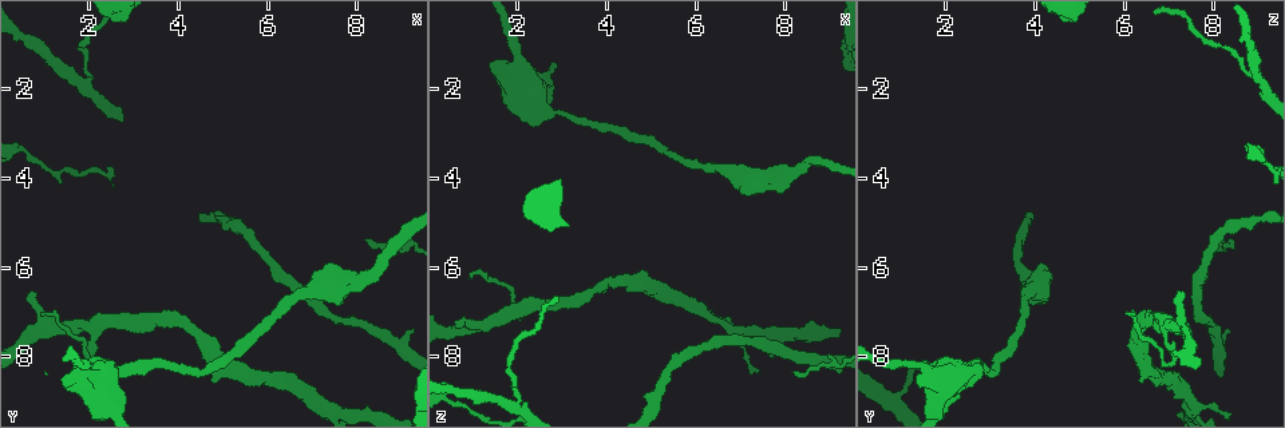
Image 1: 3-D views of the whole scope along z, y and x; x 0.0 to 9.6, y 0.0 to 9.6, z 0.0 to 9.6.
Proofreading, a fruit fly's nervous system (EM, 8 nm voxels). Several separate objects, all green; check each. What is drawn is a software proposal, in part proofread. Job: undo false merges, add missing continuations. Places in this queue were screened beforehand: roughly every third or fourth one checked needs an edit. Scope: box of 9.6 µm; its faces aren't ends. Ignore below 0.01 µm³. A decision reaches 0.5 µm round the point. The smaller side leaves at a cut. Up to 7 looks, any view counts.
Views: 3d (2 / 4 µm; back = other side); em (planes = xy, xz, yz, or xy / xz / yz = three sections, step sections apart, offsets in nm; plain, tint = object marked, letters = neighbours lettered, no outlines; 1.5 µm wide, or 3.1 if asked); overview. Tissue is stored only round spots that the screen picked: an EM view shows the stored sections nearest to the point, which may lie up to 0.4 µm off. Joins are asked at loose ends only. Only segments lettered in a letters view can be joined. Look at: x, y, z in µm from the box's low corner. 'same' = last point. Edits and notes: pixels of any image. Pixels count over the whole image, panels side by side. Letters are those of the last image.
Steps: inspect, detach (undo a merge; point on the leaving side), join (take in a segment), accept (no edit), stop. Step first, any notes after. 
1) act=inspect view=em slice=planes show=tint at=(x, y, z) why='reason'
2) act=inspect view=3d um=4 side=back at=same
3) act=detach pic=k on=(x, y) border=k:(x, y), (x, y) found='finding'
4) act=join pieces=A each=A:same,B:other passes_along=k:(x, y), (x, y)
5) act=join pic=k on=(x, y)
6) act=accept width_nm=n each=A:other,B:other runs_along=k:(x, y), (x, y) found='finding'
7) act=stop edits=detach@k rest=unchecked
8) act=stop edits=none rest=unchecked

act=inspect view=3d um=2 side=back at=(2.00, 1.90, 9.15) why='three arms meet'

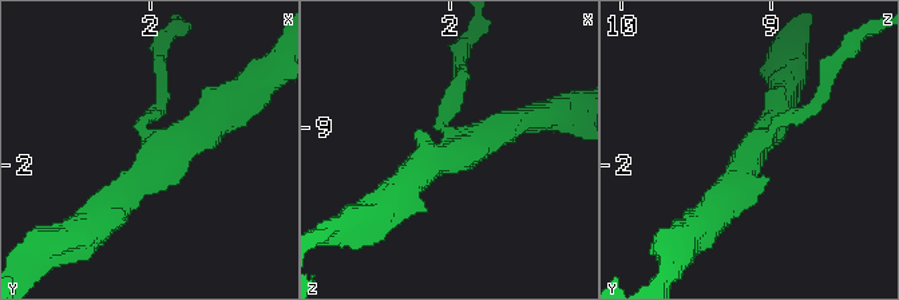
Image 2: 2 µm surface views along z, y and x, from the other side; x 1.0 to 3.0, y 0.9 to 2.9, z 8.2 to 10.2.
act=inspect view=em slice=yz step=8 show=tint at=(1.94, 1.88, 9.14) arms=3 why='need the tissue'

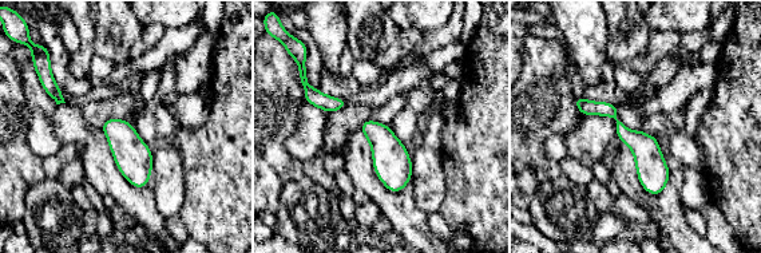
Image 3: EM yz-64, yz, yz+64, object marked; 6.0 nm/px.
act=inspect view=em slice=planes show=letters at=same why='another direction'

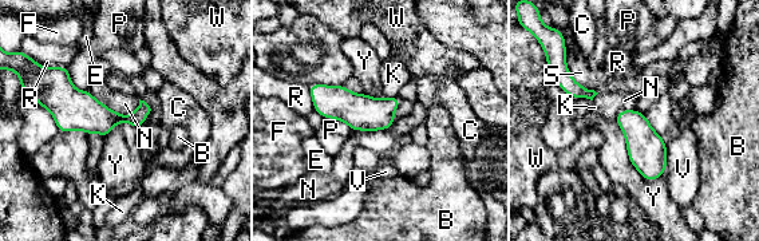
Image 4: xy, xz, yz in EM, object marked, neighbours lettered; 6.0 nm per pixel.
act=accept width_nm=70 each=B:other,C:other,E:other,F:other,K:other,N:other,P:other,R:other,S:other,V:other,W:other,Y:other border=4:(615, 119), (631, 164), (659, 178) found='continuous, no second neuron'

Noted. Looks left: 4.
act=inspect view=em slice=planes show=plain at=(0.70, 6.55, 7.35) why='branch stops here'

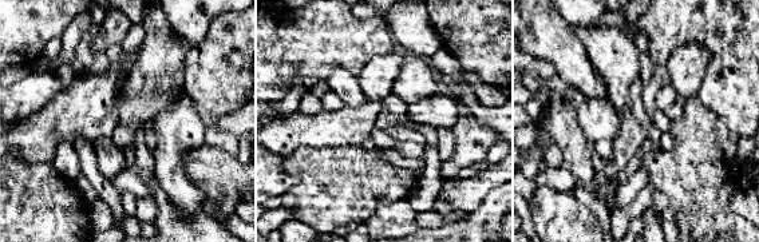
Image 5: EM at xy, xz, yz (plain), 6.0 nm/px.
act=inspect view=em slice=planes show=letters at=same why='what lies round it'

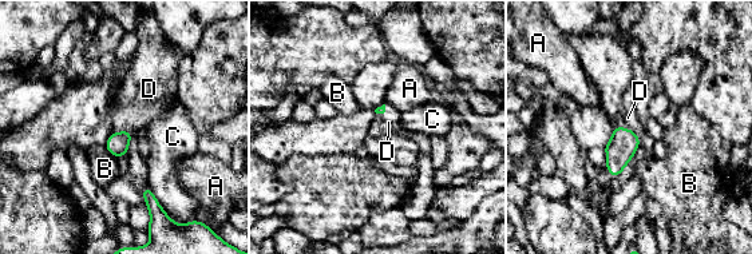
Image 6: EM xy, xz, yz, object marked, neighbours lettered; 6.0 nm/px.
act=join pieces=D each=A:other,B:other,C:other,D:same passes_along=6:(620, 150), (628, 129), (628, 118) found='the neuron continues'

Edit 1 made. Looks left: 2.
act=stop edits=join@6 rest=unchecked

